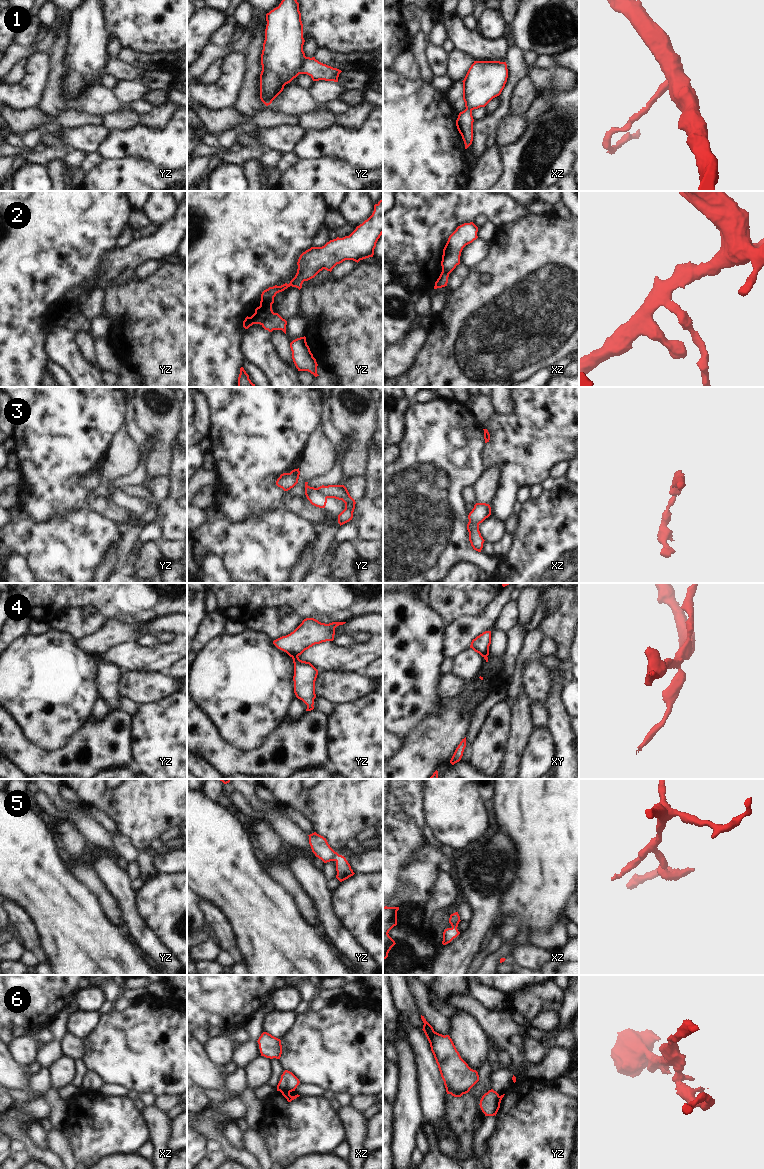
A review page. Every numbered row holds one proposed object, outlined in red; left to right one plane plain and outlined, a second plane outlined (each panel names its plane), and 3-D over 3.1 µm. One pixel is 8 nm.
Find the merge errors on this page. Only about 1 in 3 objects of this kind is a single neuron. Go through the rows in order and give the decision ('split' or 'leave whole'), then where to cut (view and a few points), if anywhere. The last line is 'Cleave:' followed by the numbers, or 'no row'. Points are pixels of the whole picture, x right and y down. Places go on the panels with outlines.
1: split | yz (305, 56), (299, 73)
2: split | yz (273, 312), (261, 324)
3: split | yz (316, 488), (326, 498)
4: split | yz (297, 655), (292, 657)
5: leave whole | no cut
6: split | xz (281, 1091), (289, 1092)
Cleave: 1, 2, 3, 4, 6

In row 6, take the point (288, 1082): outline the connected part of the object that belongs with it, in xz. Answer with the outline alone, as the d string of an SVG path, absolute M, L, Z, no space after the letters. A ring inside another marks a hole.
M285 1070L281 1075L281 1079L277 1085L277 1091L292 1092L299 1085L299 1079L290 1071Z

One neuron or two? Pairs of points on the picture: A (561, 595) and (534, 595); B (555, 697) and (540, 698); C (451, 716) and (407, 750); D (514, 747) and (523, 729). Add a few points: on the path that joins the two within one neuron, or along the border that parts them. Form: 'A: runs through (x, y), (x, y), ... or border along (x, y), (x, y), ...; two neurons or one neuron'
A: border along (540, 593), (541, 599); two neurons
B: border along (552, 675), (552, 688), (544, 706); two neurons
C: runs through (442, 727), (418, 750); one neuron
D: runs through (515, 743), (519, 733); one neuron

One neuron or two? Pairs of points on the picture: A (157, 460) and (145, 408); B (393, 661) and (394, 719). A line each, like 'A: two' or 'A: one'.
A: one
B: one

